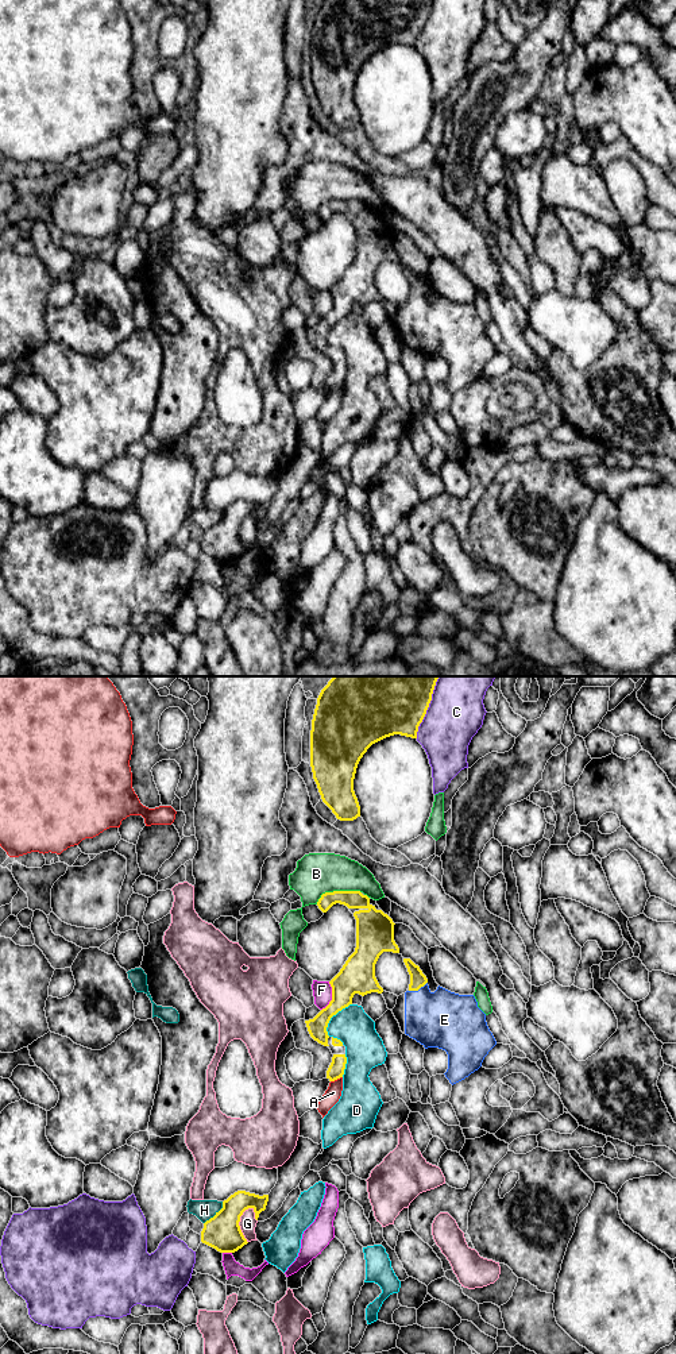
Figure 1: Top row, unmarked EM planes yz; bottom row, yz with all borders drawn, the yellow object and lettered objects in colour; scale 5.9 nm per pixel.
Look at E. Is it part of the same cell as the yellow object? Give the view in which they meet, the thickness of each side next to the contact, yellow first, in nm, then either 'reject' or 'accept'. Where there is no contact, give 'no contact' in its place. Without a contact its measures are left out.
yz | 100/340 nm | accept

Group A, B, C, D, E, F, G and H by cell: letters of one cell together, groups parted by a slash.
A / B / C / D / E / F / G / H

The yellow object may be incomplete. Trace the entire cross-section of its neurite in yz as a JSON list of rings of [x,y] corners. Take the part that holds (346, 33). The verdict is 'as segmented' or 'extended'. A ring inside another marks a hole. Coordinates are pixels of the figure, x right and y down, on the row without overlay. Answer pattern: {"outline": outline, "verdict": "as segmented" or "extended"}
{"outline": [[[321,0],[310,39],[310,76],[322,111],[340,130],[360,126],[354,100],[358,73],[367,58],[394,43],[417,47],[433,0]]], "verdict": "as segmented"}

